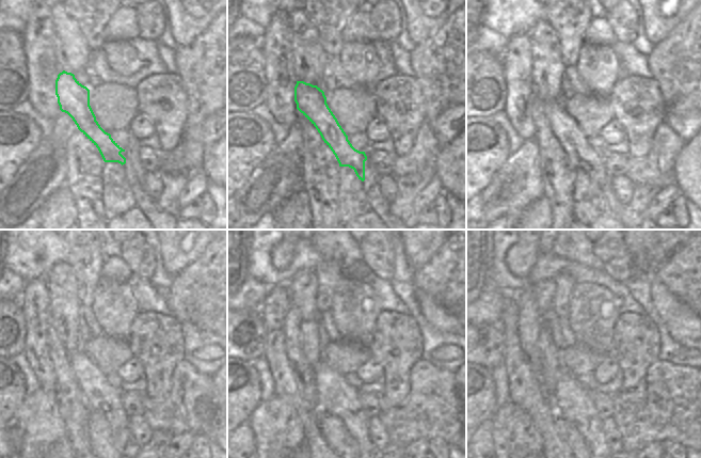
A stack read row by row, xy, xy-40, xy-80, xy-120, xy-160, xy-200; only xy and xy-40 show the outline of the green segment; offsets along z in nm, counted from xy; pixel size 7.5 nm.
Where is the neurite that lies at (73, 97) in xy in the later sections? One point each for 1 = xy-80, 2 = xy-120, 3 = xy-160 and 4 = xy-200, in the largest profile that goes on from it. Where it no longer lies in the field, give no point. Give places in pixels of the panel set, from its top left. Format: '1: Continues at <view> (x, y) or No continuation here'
1: Continues at xy-80 (580, 154)
2: Continues at xy-120 (99, 396)
3: Continues at xy-160 (335, 396)
4: Continues at xy-200 (573, 401).

